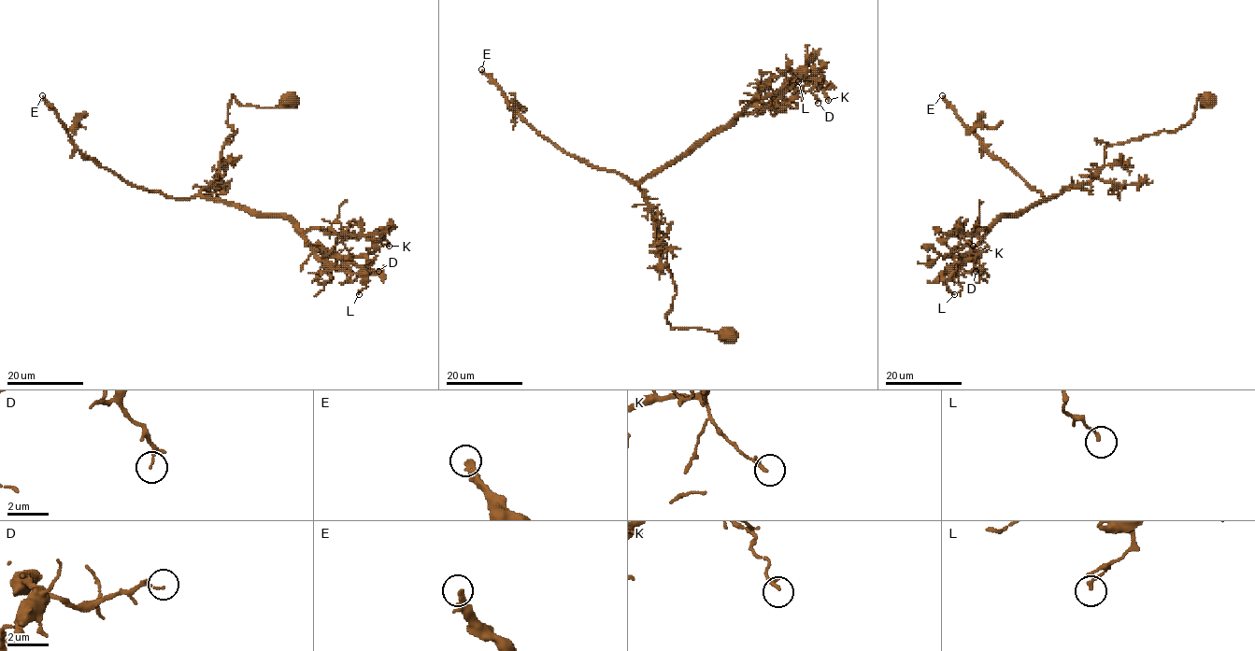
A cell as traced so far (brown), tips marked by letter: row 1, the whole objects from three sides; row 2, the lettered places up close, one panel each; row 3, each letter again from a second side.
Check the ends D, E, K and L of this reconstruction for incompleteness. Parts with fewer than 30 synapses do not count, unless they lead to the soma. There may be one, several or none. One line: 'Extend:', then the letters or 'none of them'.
Extend: E

